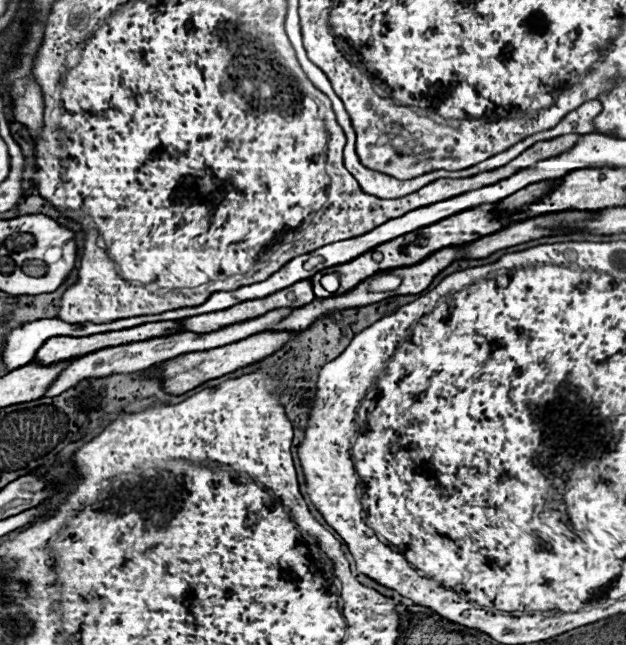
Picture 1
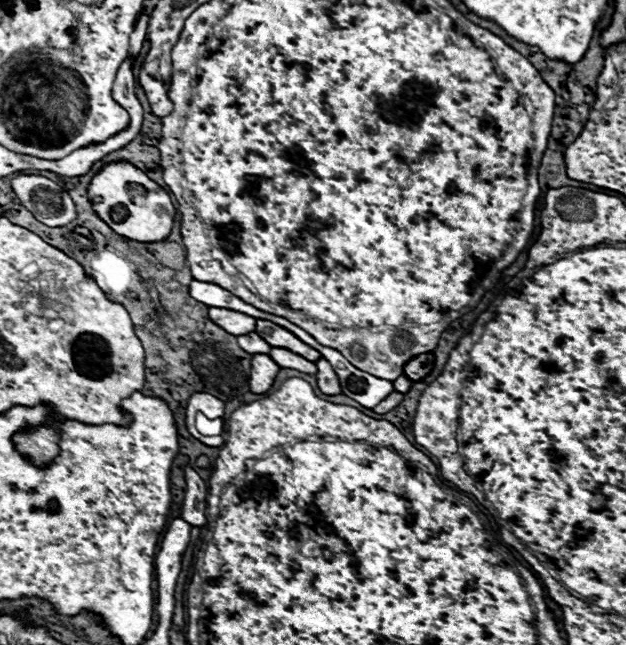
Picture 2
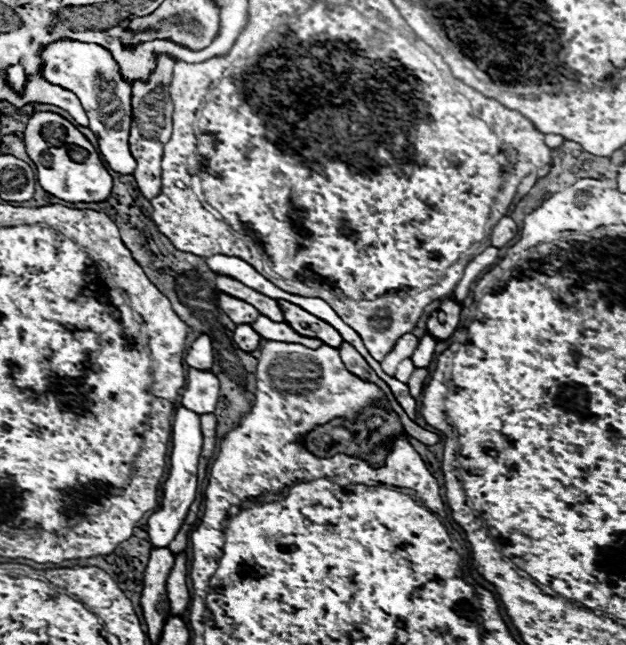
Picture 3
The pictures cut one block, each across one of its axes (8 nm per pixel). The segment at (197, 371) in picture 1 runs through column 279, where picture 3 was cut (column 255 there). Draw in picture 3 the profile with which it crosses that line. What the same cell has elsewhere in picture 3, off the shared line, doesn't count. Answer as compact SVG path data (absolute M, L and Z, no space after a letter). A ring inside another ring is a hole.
M238 326L234 332L234 342L244 350L244 352L254 352L260 346L260 336L252 326Z

